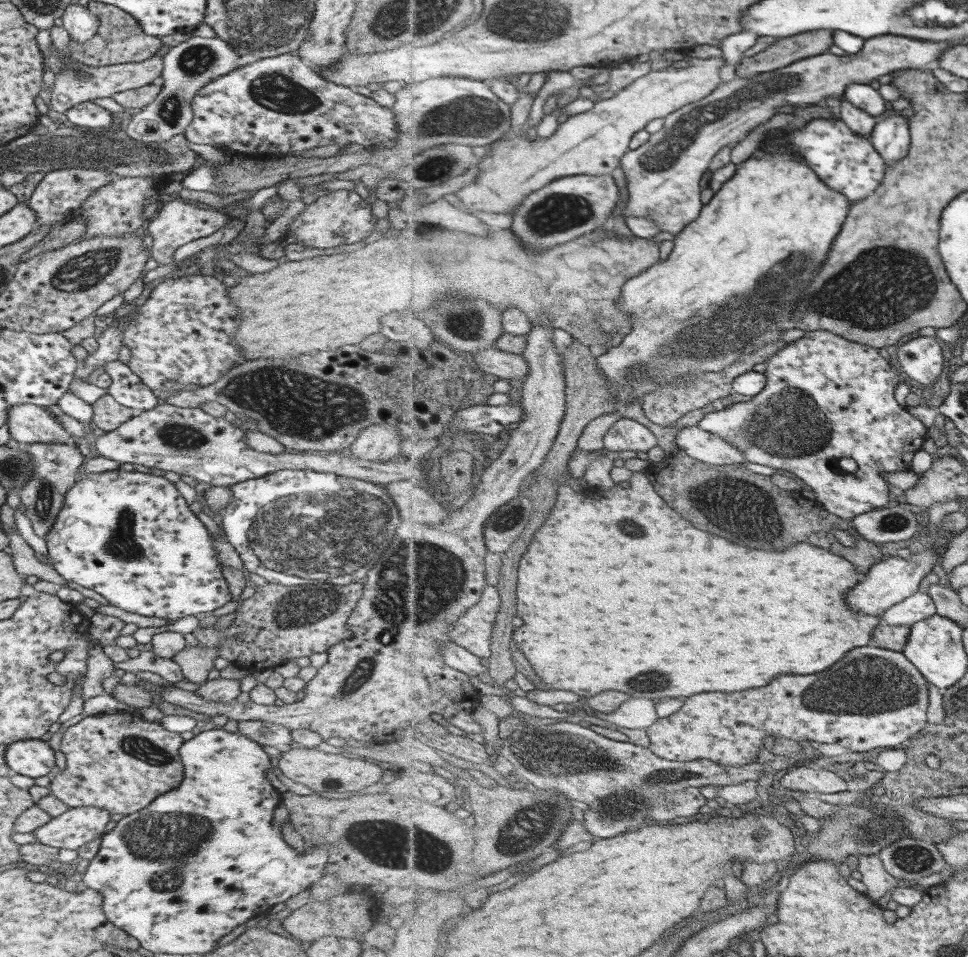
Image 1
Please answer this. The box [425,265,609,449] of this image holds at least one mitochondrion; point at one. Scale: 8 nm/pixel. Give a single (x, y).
(466, 323)

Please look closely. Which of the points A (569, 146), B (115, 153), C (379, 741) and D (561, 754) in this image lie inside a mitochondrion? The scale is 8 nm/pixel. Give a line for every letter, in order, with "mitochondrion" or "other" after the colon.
A: other
B: mitochondrion
C: other
D: mitochondrion

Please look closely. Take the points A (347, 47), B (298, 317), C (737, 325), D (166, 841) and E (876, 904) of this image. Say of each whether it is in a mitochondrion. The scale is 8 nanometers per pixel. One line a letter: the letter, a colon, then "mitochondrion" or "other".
A: other
B: other
C: mitochondrion
D: mitochondrion
E: other

